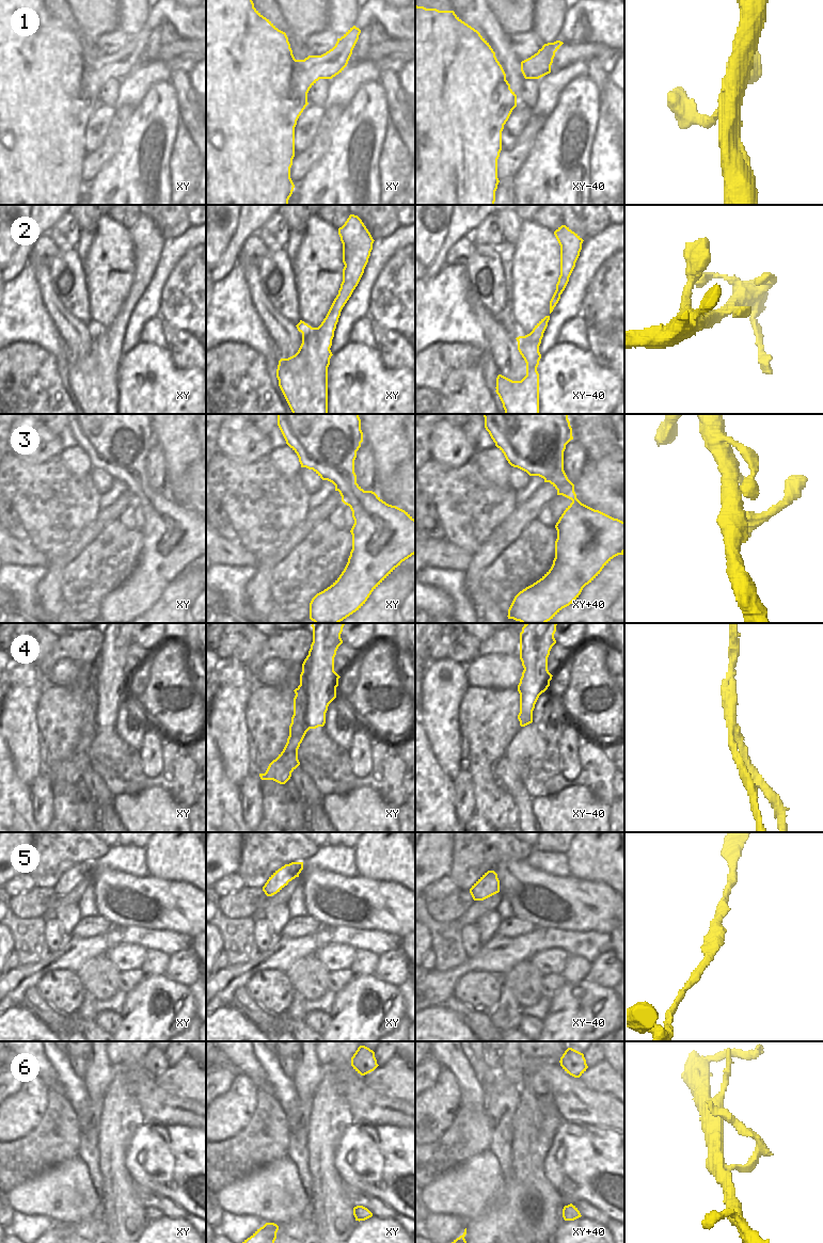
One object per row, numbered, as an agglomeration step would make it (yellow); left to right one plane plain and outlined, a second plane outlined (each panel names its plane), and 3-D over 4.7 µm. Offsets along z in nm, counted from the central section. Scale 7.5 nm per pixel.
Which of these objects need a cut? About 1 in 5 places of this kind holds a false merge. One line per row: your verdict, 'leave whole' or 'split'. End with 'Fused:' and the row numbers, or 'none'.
1: leave whole
2: leave whole
3: leave whole
4: split
5: leave whole
6: leave whole
Fused: 4

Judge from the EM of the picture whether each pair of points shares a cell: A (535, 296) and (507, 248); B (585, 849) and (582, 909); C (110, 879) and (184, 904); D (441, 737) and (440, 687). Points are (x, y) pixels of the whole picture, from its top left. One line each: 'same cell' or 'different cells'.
A: different cells
B: different cells
C: same cell
D: same cell

